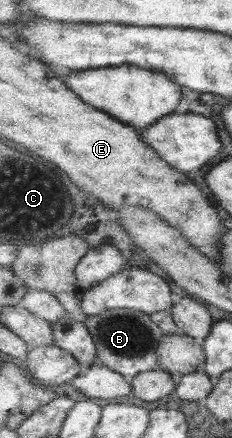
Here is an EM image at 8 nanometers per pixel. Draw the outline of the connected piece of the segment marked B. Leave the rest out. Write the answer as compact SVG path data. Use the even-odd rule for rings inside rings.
M114 308L84 320L96 341L98 362L122 374L132 382L138 374L149 370L161 370L158 348L166 332L150 314L132 308Z

